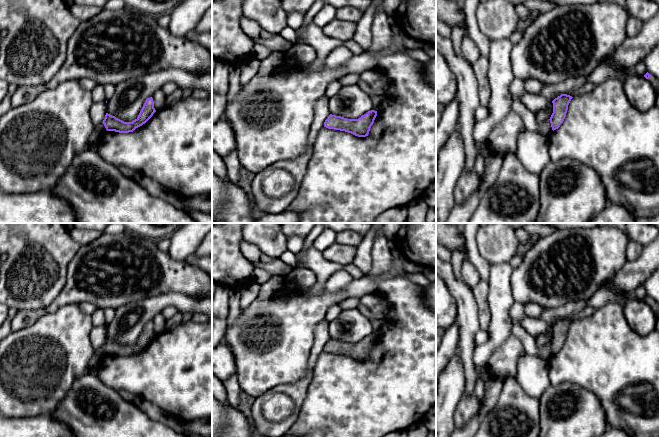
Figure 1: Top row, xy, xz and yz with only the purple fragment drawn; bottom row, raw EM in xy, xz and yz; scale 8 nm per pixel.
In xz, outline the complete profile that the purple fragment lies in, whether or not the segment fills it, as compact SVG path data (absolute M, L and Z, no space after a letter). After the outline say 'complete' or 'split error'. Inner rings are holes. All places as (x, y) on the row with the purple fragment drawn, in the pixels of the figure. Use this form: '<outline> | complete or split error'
M371 110L358 119L347 119L330 114L324 122L328 129L340 130L358 137L366 137L377 116L377 111Z | complete

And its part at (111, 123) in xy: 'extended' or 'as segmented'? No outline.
as segmented

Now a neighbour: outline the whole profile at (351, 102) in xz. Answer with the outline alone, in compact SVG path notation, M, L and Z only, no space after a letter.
M348 84L342 86L339 92L329 99L329 110L332 115L358 119L374 108L369 94L357 84Z

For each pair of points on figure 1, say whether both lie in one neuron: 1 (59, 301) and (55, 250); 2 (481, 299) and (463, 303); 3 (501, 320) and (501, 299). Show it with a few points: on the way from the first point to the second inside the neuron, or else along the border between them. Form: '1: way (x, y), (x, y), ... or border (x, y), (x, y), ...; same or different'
1: border (67, 272), (62, 290), (46, 307), (40, 308); different
2: border (471, 289), (477, 304), (478, 321), (480, 323); different
3: way (501, 315), (501, 304); same

